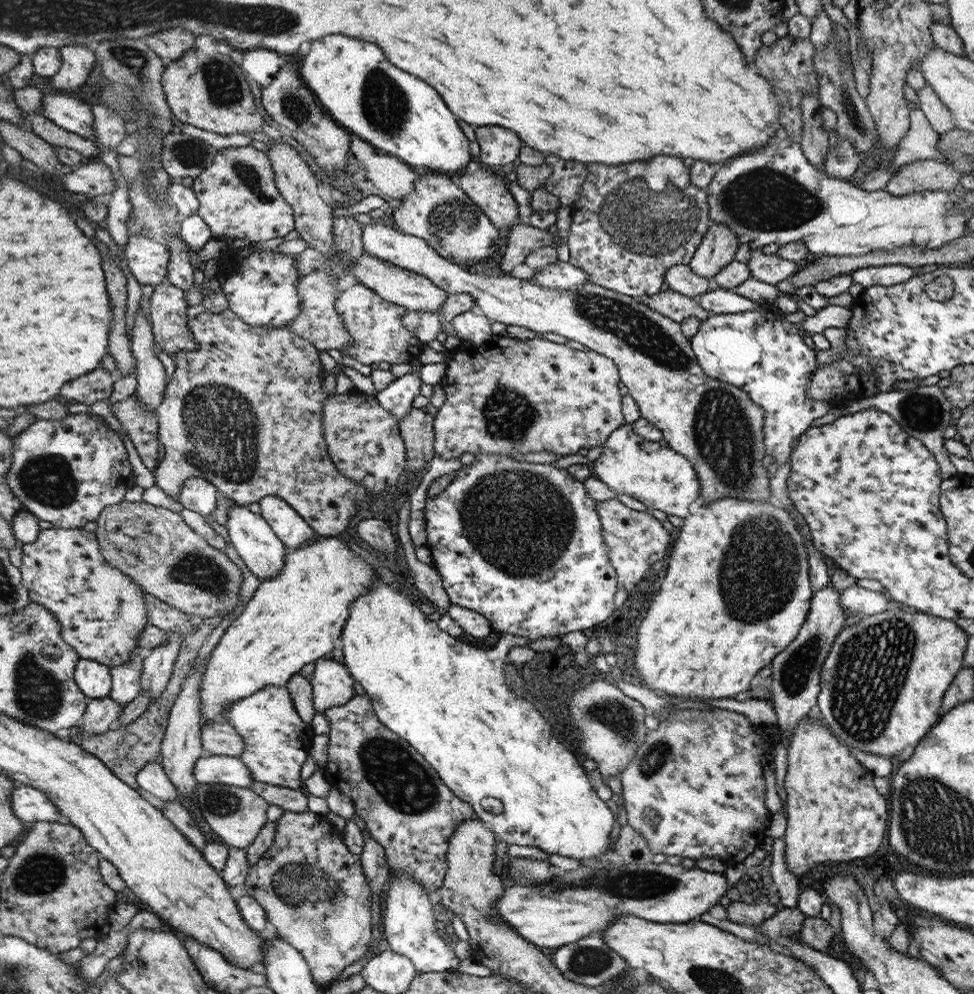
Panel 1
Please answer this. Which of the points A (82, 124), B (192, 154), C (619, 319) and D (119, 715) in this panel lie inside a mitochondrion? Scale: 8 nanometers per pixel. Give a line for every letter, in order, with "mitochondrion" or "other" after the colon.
A: other
B: mitochondrion
C: mitochondrion
D: other

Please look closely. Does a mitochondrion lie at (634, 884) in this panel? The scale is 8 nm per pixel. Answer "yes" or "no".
yes

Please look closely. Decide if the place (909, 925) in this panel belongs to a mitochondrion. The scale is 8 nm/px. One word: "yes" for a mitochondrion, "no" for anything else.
no

